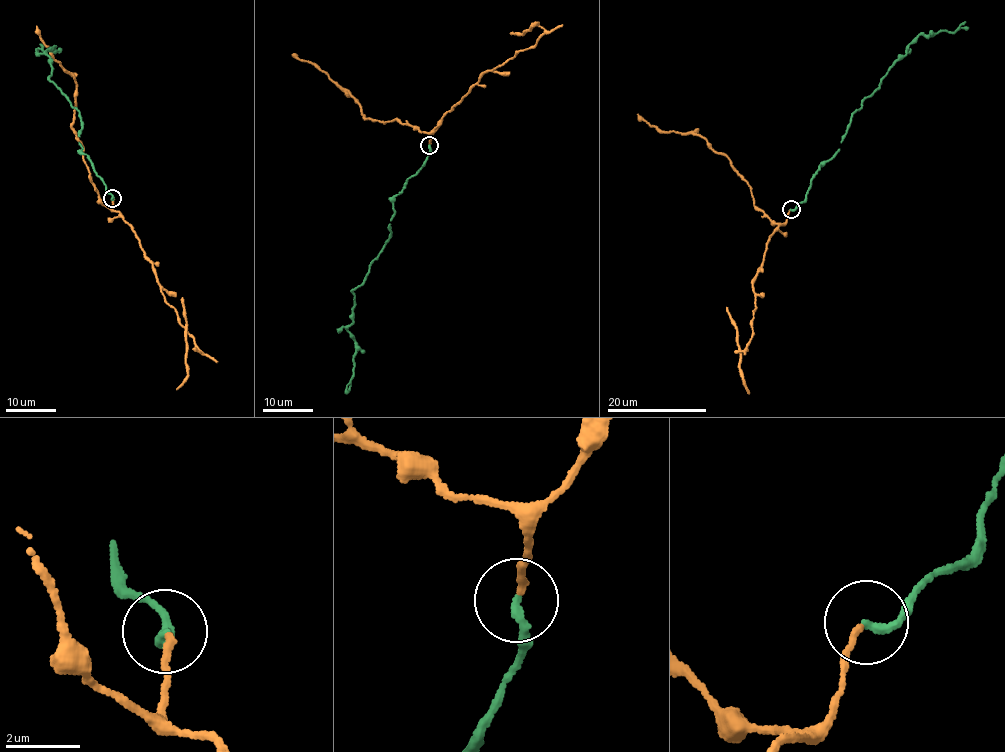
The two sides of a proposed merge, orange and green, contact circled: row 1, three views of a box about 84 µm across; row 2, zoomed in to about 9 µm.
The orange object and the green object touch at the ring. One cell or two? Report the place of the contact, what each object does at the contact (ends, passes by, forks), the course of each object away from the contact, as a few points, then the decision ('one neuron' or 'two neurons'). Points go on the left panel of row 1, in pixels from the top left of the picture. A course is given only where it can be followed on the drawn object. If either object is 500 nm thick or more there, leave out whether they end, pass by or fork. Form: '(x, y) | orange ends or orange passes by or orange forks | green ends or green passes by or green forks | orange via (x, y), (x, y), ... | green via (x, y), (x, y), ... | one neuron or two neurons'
(112, 198) | orange ends | green ends | orange via (112, 198), (112, 209), (129, 224), (145, 258), (152, 264), (160, 292), (200, 352), (187, 348), (181, 298) | green via (112, 197), (82, 153), (79, 110), (49, 76), (52, 69), (46, 51), (54, 46), (45, 53), (35, 49) | one neuron

